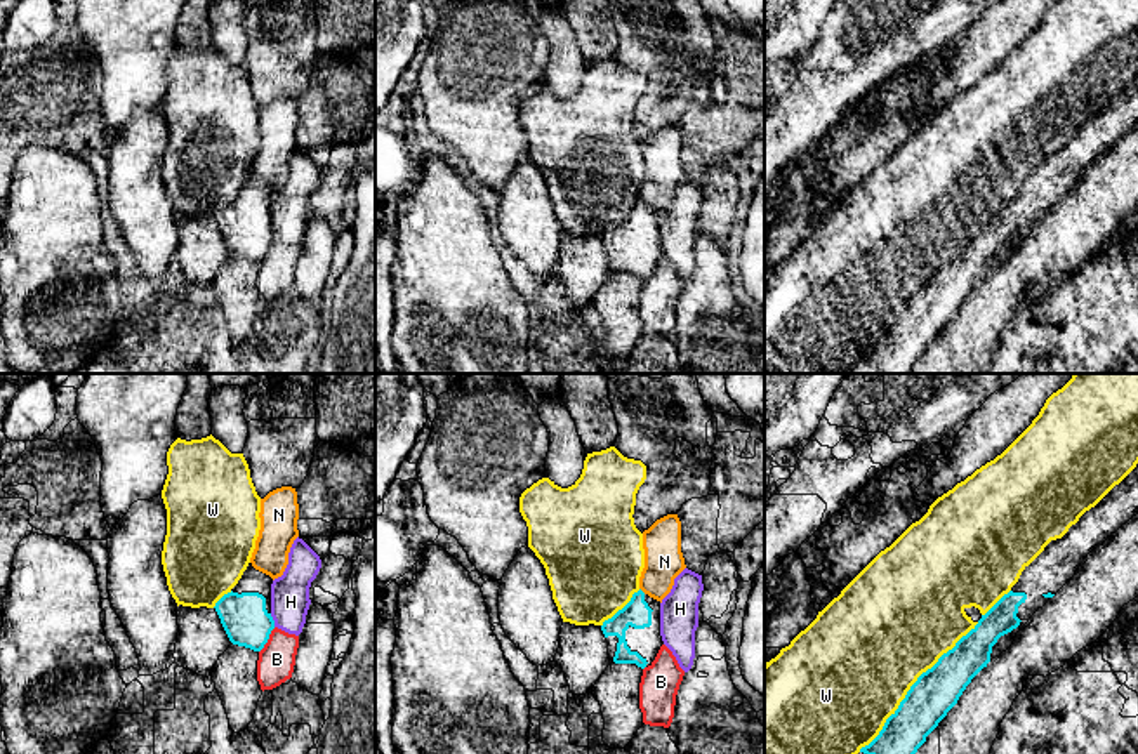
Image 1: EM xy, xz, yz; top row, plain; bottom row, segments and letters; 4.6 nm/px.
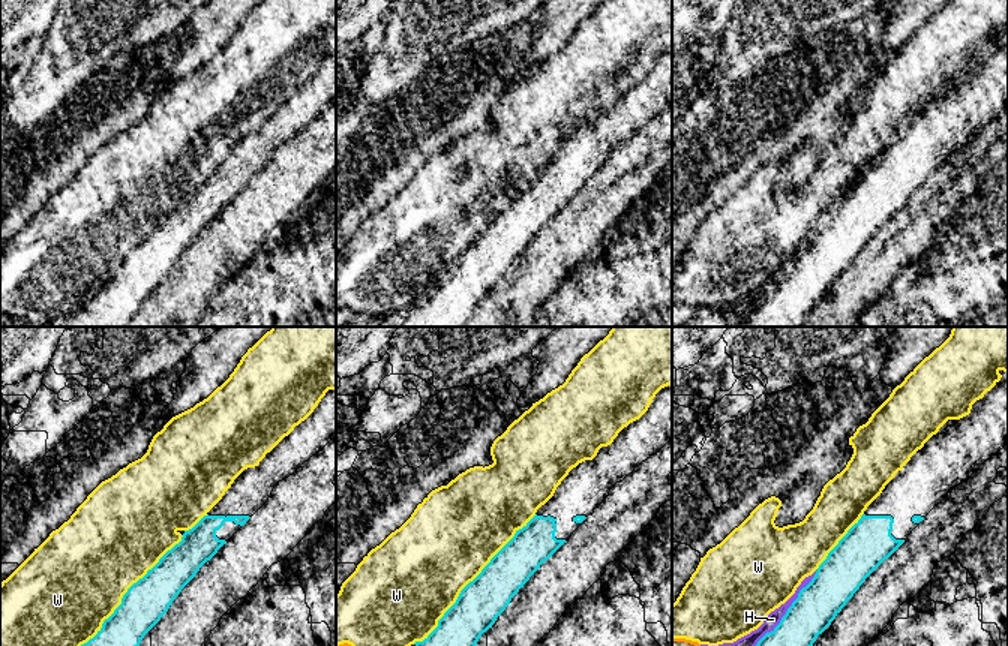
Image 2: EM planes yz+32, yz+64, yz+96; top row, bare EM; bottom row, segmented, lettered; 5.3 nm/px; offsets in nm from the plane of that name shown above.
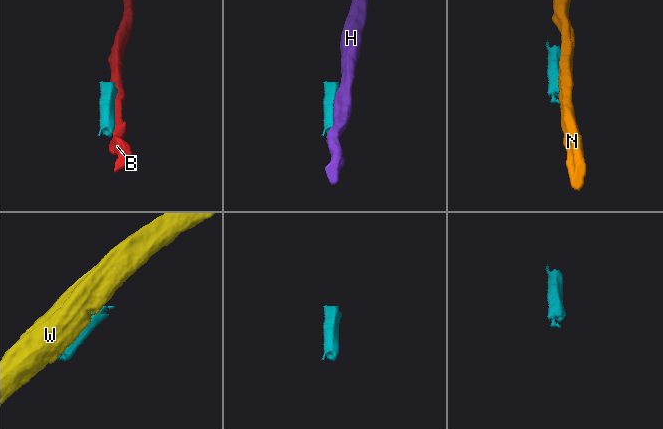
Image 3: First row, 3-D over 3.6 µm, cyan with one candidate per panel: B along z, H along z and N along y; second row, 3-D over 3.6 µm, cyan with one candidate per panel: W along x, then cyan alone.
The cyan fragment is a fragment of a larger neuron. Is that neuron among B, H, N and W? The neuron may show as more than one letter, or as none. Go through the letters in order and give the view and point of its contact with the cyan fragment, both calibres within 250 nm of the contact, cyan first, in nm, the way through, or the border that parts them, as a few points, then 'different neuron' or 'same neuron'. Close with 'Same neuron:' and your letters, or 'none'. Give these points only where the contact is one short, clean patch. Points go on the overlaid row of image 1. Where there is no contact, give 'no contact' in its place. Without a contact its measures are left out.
B: xy (268, 638) | 220/170 nm | different neuron
H: xy (273, 621) | 220/180 nm | different neuron
N: xz (641, 591) | 130/180 nm | along xz (640, 588), (645, 593) | different neuron
W: yz (913, 685) | 200/500 nm | different neuron
Same neuron: none

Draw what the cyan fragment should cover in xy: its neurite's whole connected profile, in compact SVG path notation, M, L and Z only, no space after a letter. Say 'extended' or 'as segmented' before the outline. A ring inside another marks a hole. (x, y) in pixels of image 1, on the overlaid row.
extended | M248 563L238 584L215 603L233 645L261 651L275 629L271 617L273 579Z

